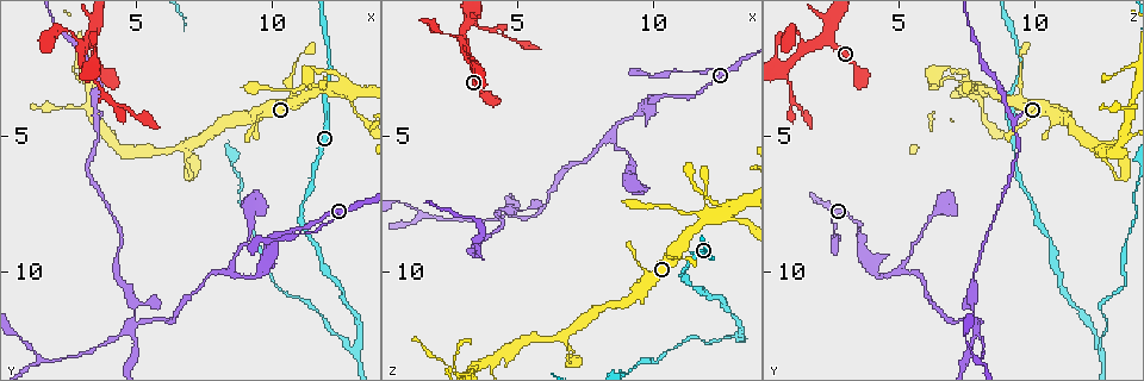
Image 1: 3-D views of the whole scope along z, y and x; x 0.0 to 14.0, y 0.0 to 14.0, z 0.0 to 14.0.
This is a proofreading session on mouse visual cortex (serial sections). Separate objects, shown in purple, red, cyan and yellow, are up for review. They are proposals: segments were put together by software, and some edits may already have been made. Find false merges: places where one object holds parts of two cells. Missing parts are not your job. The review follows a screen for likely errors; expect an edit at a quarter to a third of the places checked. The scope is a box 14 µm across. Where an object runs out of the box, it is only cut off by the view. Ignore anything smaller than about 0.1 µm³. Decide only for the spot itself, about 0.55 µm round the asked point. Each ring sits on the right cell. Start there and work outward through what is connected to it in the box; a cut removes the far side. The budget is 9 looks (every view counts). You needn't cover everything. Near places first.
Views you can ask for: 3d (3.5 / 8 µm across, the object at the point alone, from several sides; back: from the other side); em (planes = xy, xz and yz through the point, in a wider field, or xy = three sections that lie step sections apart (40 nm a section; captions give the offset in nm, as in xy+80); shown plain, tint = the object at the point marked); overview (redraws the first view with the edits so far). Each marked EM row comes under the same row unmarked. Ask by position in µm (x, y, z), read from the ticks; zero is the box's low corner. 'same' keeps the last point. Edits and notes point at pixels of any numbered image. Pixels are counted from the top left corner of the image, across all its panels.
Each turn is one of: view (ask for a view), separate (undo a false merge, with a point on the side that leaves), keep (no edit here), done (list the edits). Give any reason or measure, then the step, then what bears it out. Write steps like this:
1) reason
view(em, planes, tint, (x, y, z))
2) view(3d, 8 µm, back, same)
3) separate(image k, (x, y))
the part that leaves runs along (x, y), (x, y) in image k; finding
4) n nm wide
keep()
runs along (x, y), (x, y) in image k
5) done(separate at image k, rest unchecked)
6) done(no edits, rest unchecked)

arms part here
view(3d, 3.5 µm, (13.1, 12.7, 12.4))

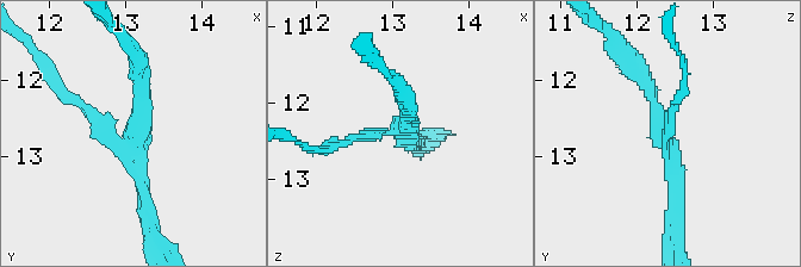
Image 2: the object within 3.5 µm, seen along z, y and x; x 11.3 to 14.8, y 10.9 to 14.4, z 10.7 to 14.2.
3 arms; arms of 150, 200, 200 nm; need the tissue
view(em, xy, step 2, tint, (13.05, 12.75, 12.35))

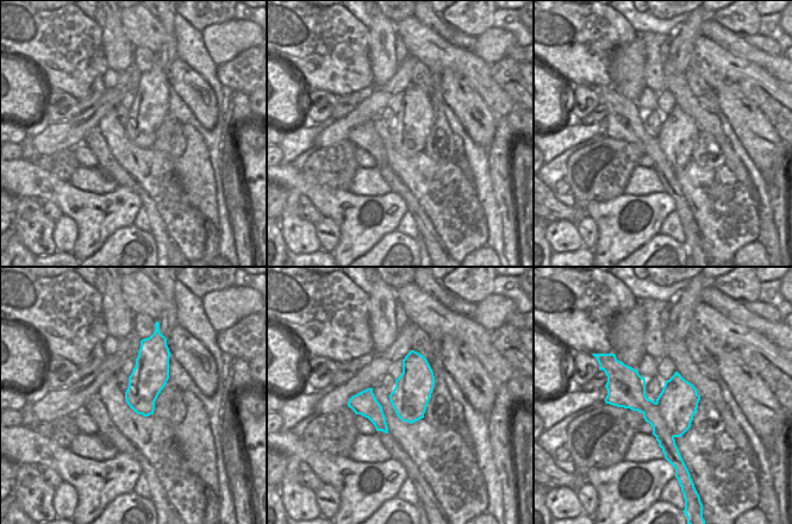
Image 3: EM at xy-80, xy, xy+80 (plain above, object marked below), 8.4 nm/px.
separate(image 2, (87, 112))
two cells meet here

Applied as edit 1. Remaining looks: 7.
sharp bend
view(3d, 3.5 µm, (11.9, 3.3, 8.2))

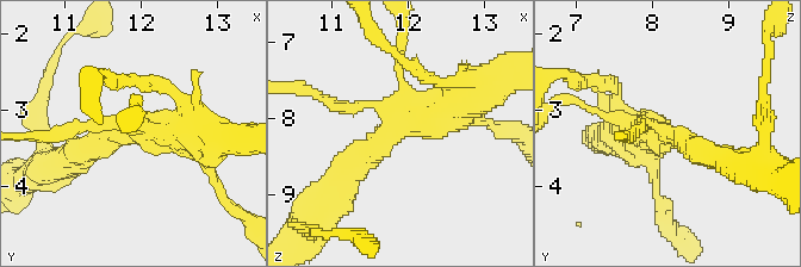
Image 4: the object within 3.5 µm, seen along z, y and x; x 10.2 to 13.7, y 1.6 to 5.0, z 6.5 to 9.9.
keep()
runs along (340, 180), (409, 123), (472, 98) in image 4; all the same cell

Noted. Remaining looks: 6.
narrows sharply
view(3d, 3.5 µm, (3.7, 3.3, 1.1))

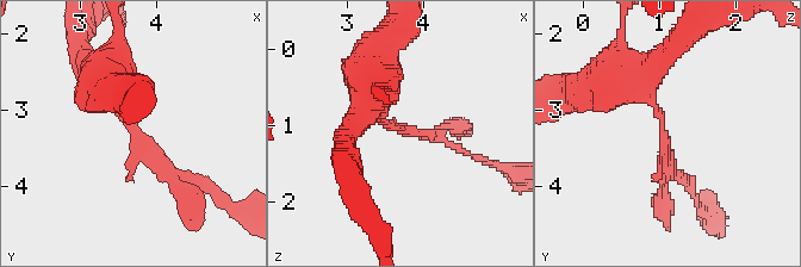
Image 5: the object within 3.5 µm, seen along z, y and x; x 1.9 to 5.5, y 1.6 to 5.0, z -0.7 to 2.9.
now the EM
view(em, xy, step 5, tint, (3.70, 3.25, 1.05))

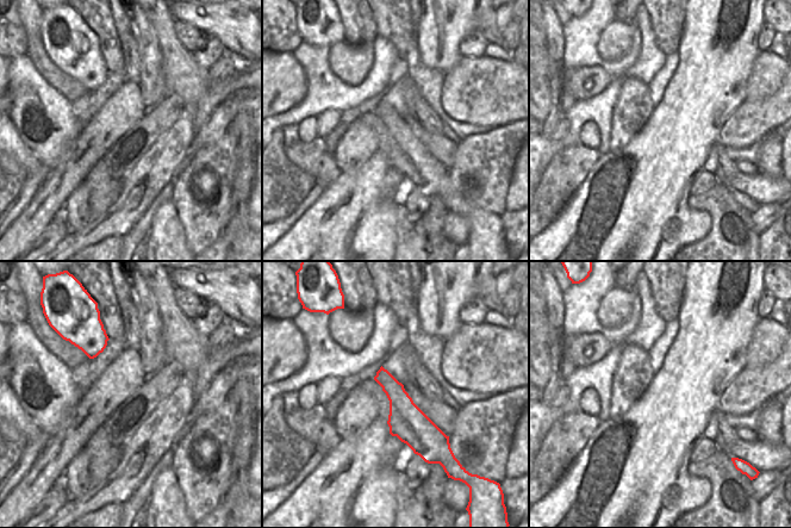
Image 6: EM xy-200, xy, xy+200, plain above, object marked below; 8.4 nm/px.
separate(image 5, (147, 140))
the part that leaves runs along (391, 126), (439, 136), (467, 151) in image 5; two cells meet here

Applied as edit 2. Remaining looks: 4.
view(3d, 3.5 µm, (4.8, 11.9, 7.9))

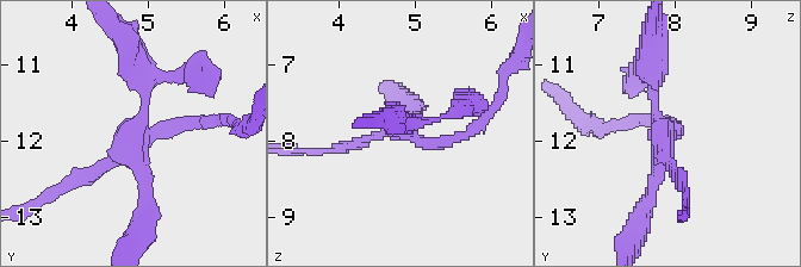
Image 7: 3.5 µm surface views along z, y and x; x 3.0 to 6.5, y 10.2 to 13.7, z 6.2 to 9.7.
4 arms; arms of 150, 150, 150, 200 nm; now the EM
view(em, xy, step 1, tint, (4.90, 11.95, 7.95))

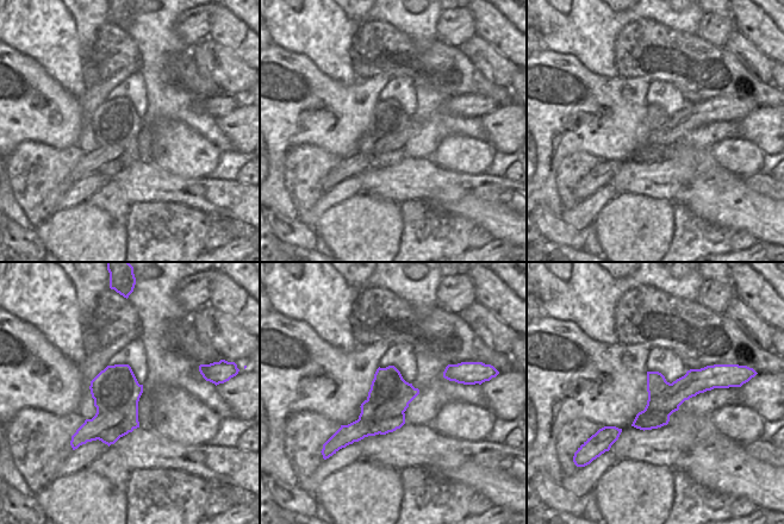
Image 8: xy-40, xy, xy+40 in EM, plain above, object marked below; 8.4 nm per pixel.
separate(image 7, (409, 112))
the part that leaves runs along (142, 135), (146, 91), (120, 32) in image 7; a second cell is stuck on

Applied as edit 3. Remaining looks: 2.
done(separate at image 2, separate at image 5, separate at image 7, rest unchecked)

